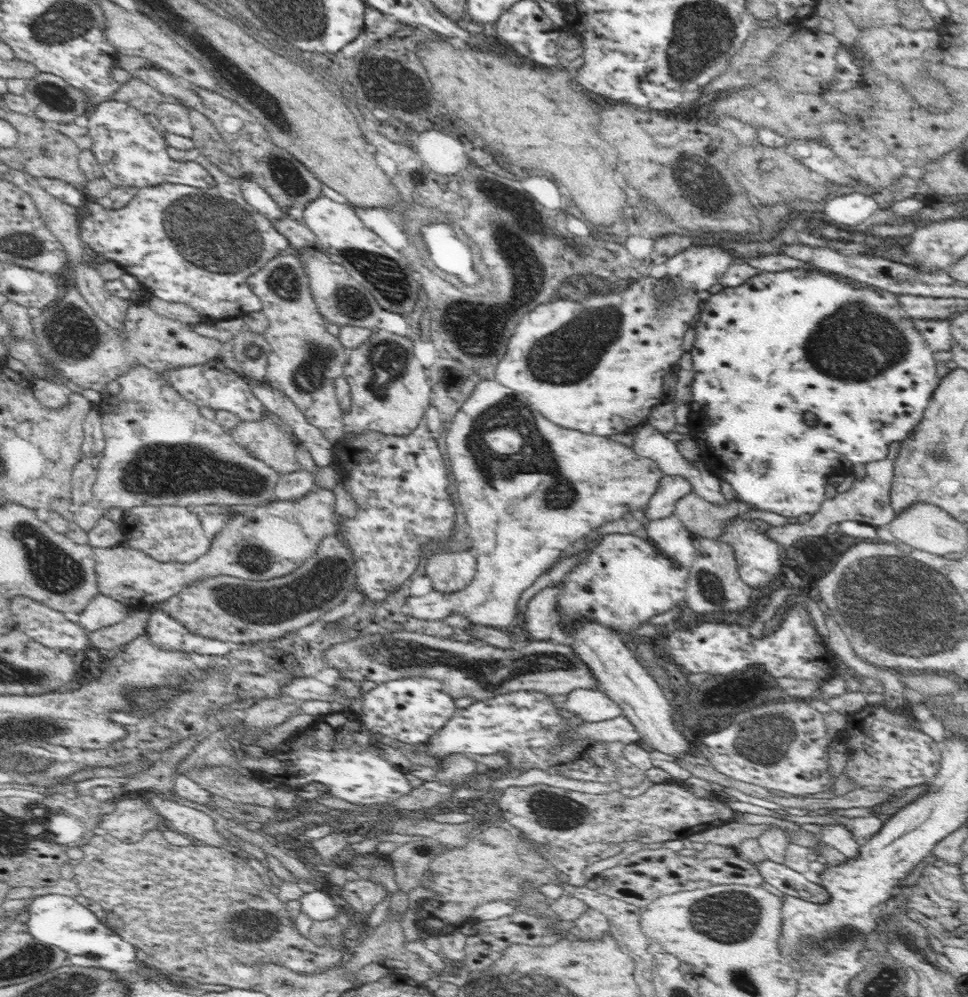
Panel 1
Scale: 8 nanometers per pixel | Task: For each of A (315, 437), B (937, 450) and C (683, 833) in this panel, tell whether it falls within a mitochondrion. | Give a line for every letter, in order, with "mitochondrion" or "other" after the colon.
A: other
B: mitochondrion
C: other

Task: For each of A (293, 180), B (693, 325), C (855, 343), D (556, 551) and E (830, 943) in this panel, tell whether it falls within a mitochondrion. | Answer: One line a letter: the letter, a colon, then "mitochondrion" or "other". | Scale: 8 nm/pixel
A: mitochondrion
B: other
C: mitochondrion
D: other
E: mitochondrion

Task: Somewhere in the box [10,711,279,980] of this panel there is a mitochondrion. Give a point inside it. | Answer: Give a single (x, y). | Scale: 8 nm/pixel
(243, 928)

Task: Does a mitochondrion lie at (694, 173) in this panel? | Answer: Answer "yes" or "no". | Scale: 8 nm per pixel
yes

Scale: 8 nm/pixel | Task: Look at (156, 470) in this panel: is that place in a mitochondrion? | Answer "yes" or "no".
yes

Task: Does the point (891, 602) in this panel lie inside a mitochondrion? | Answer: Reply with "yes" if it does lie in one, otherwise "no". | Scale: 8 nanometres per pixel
yes

